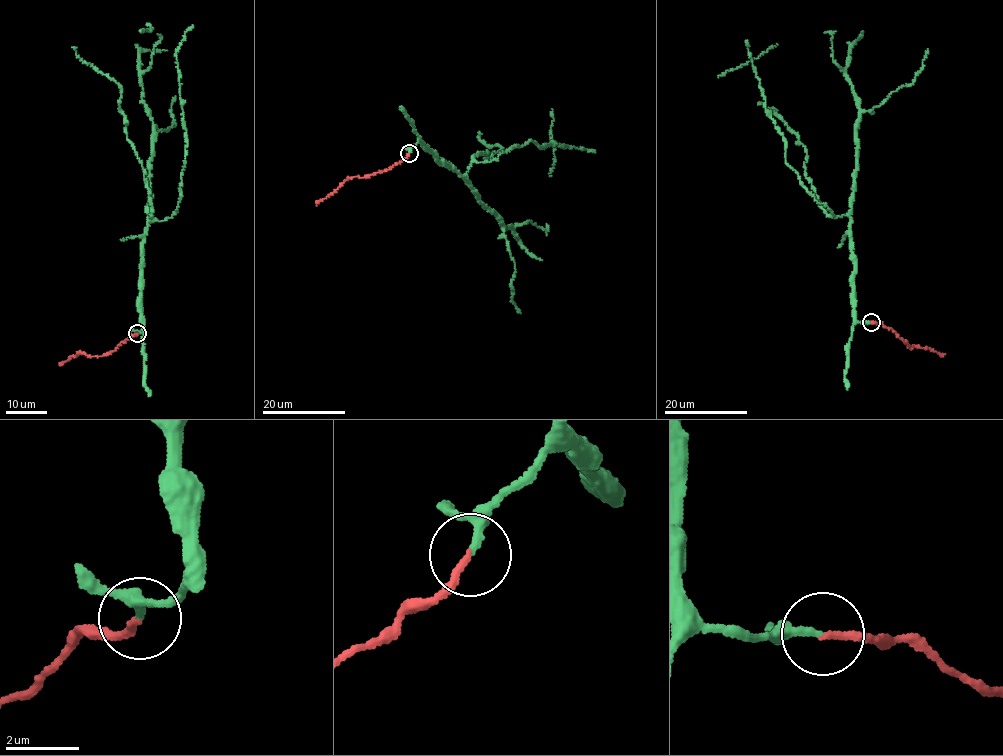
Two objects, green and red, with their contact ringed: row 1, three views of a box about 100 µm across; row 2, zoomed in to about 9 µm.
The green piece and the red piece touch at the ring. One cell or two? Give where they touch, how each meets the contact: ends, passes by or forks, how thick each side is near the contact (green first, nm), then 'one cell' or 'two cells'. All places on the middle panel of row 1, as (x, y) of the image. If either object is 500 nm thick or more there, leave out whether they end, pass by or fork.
place (409, 153); green ends; red ends; calibres 200 and 200 nm; one cell

